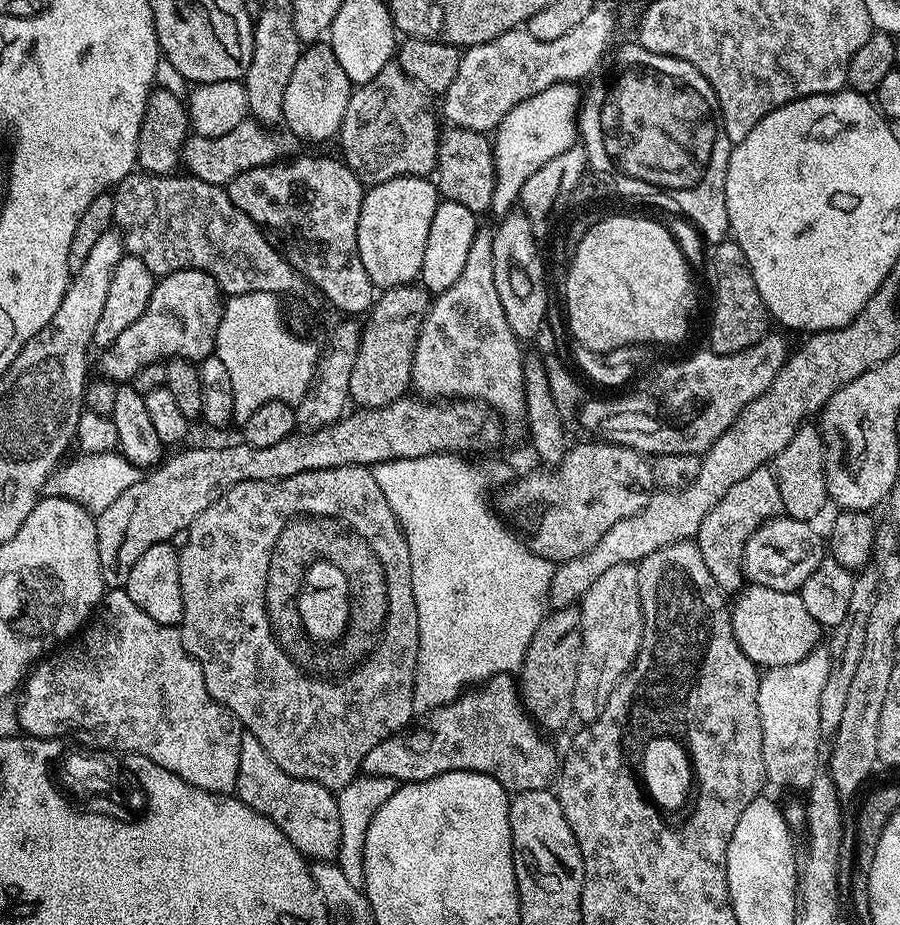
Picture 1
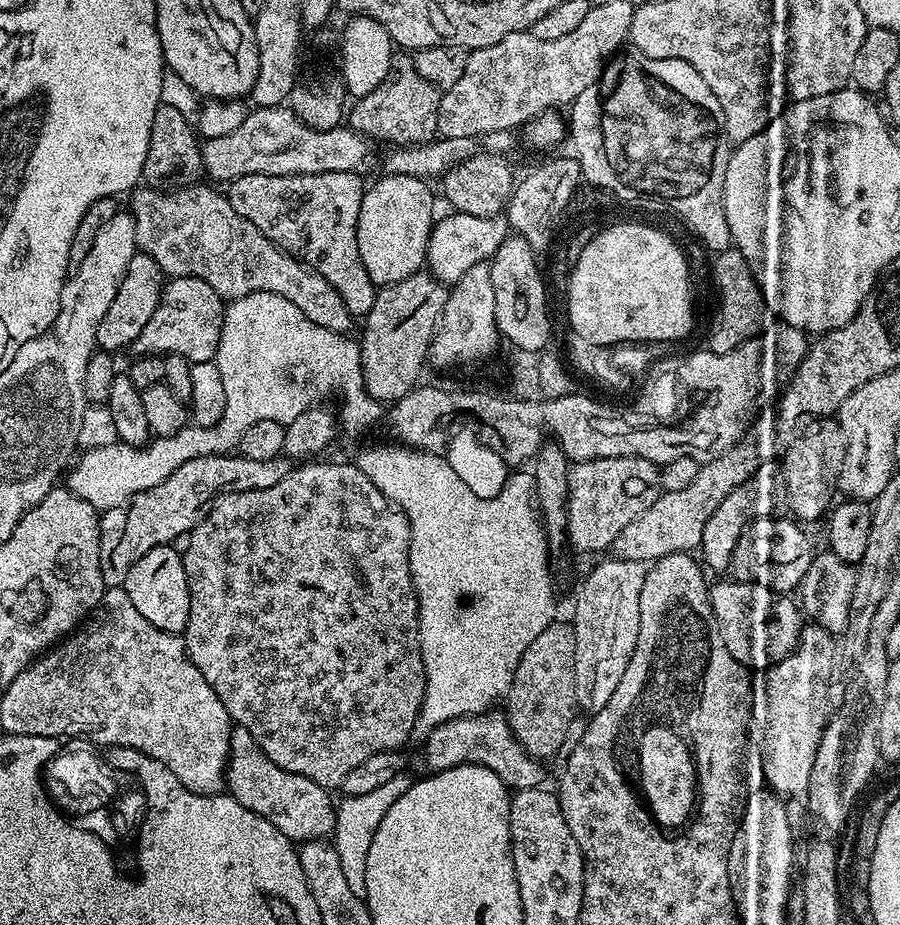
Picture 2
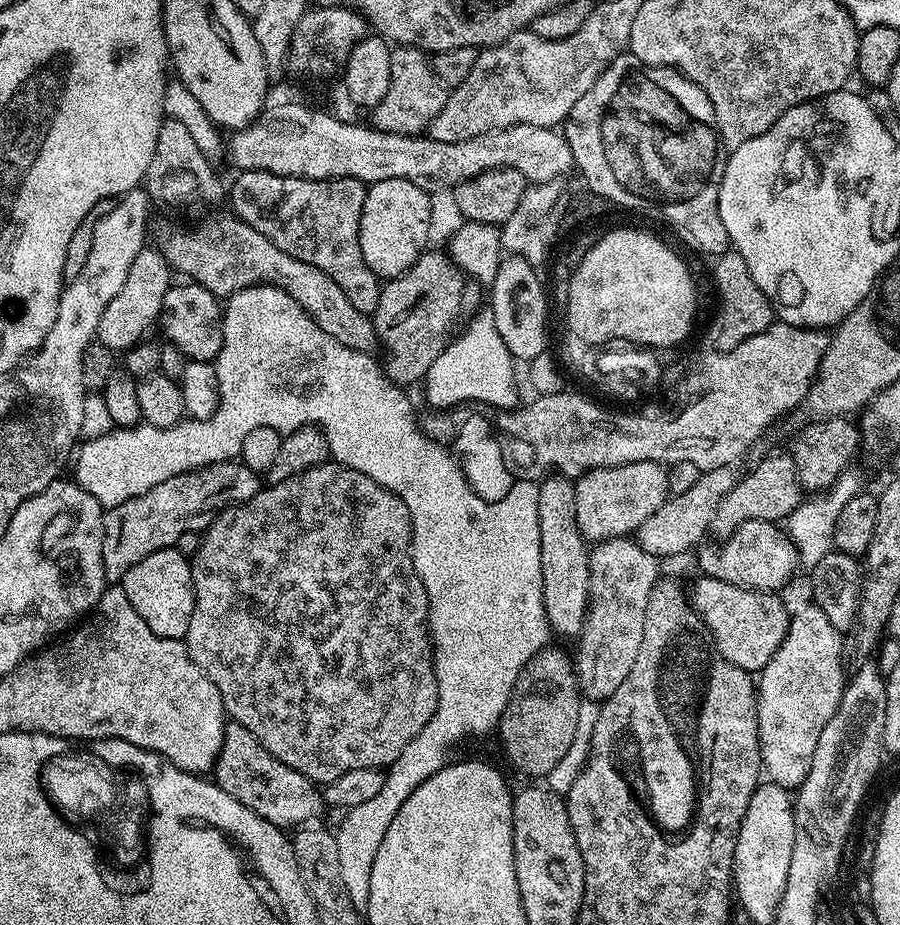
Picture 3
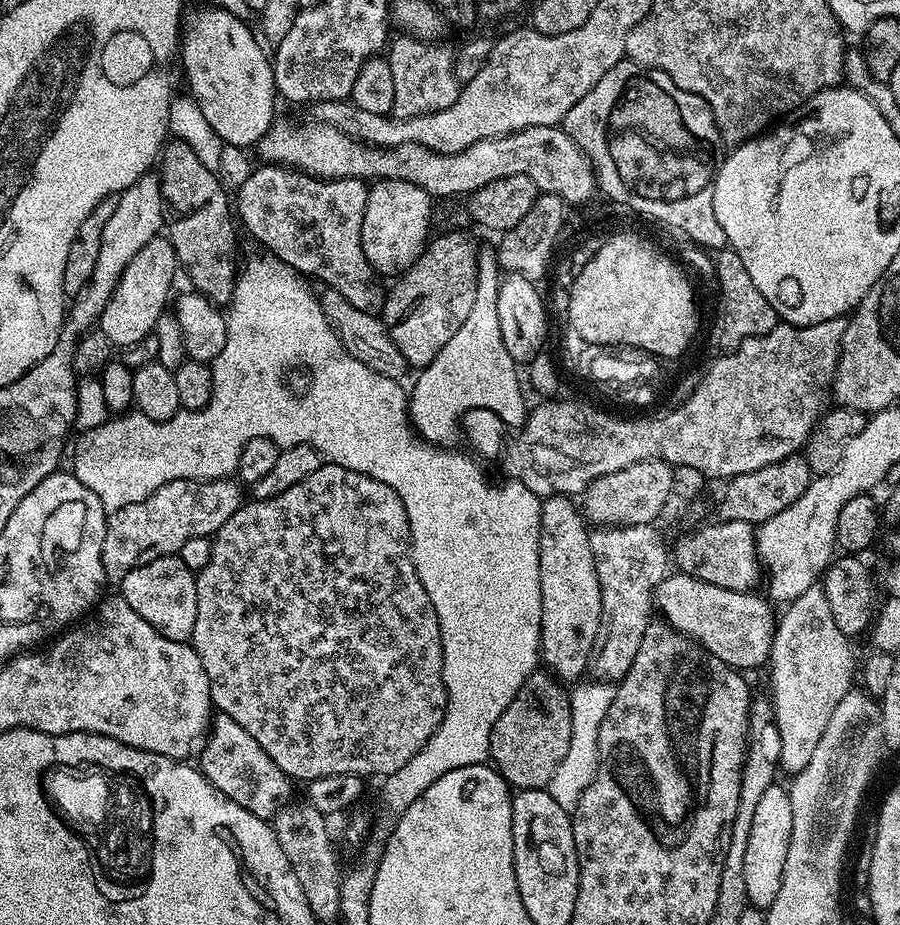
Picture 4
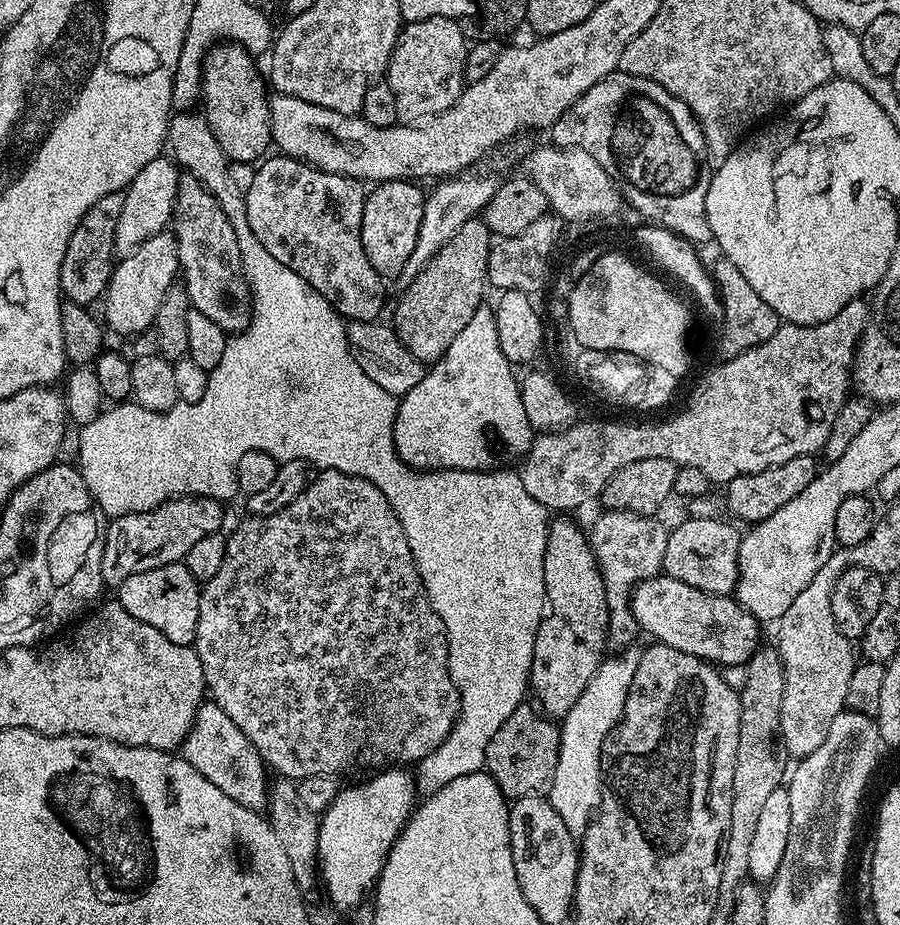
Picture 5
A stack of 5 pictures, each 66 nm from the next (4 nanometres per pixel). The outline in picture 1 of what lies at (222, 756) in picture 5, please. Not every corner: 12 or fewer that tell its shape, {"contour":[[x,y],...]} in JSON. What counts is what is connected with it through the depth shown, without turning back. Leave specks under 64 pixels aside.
{"contour":[[242,731],[235,795],[312,862],[335,861],[333,789],[294,778]]}

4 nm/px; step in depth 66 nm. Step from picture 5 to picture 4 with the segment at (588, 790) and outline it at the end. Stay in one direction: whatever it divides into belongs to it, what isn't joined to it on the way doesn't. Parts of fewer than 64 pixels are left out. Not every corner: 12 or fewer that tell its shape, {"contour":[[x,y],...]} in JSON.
{"contour":[[608,682],[570,692],[570,746],[546,791],[569,810],[600,768]]}

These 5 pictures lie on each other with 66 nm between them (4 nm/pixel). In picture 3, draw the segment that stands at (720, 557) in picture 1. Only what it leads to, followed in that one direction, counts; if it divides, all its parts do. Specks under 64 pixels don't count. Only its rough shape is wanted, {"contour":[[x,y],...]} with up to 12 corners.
{"contour":[[791,455],[768,456],[718,502],[710,532],[787,521],[802,489]]}

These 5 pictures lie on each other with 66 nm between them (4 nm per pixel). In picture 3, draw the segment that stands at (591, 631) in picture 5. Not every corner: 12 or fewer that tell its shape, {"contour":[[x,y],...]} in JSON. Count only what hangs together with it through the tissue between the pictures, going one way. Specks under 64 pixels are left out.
{"contour":[[576,486],[538,487],[542,602],[555,635],[588,616],[590,544]]}

